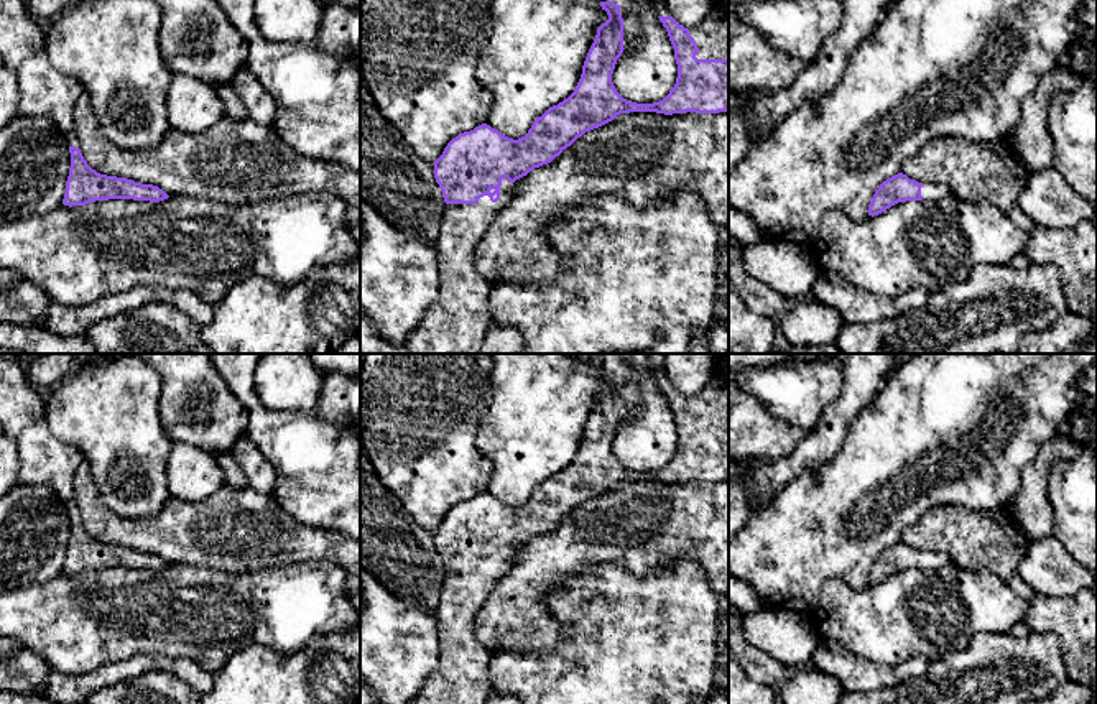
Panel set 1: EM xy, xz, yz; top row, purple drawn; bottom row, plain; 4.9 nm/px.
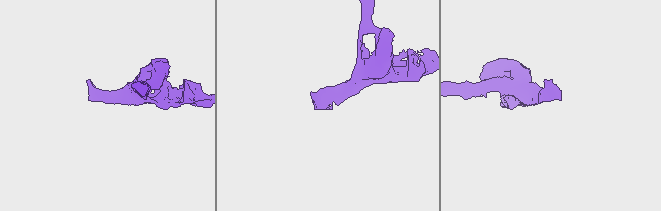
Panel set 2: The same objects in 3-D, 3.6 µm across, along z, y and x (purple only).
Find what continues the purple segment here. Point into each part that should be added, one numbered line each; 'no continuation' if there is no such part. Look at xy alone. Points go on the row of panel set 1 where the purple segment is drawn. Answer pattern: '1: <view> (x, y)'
1: xy (46, 92)

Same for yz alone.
1: yz (928, 191)

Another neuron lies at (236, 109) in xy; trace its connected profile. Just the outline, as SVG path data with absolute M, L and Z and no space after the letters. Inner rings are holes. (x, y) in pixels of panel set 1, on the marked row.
M222 84L217 87L219 97L227 110L227 117L230 117L235 122L243 122L248 118L247 107L240 100L240 97L235 94L230 84Z

